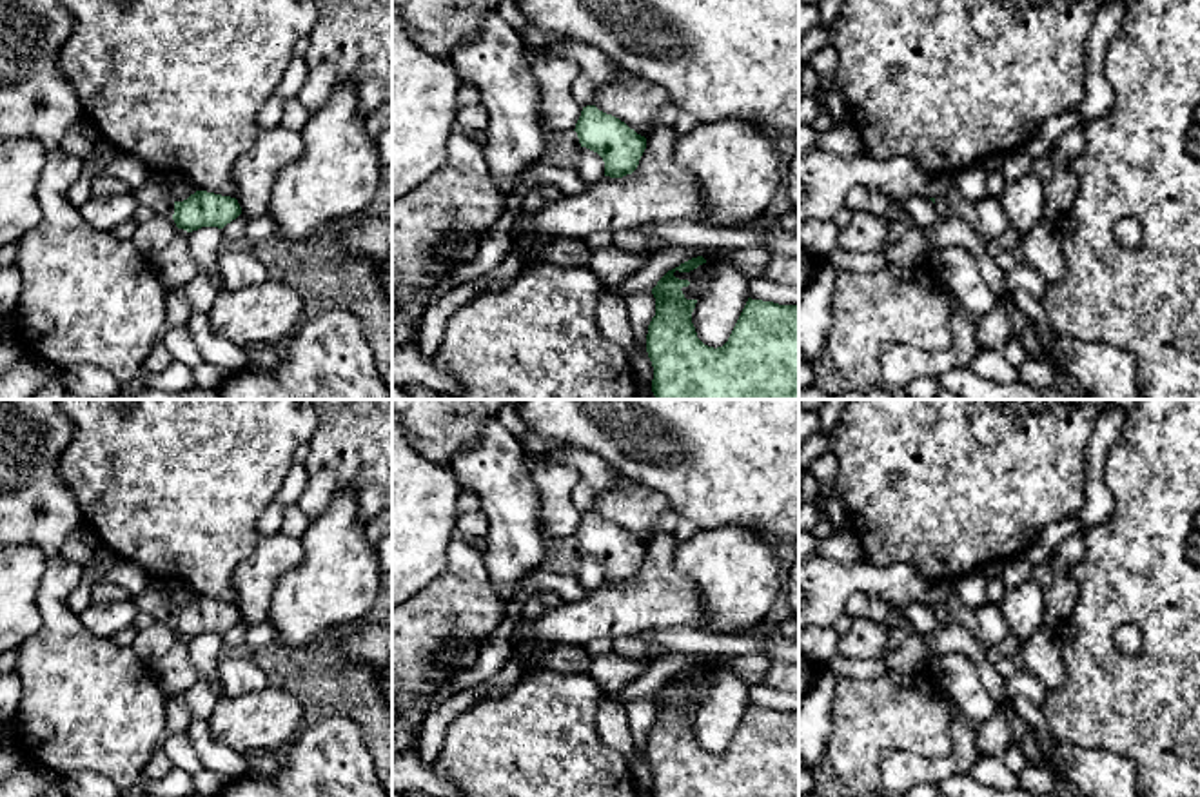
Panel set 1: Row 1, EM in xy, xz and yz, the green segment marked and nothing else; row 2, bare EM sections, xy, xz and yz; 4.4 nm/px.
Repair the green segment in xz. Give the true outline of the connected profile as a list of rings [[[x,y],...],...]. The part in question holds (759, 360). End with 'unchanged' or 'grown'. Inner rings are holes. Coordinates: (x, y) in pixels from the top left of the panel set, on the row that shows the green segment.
[[[692,258],[668,271],[652,289],[655,316],[648,325],[646,352],[654,367],[655,399],[799,399],[799,305],[748,298],[728,341],[723,347],[704,345],[692,323],[697,300],[686,300],[688,280],[674,276],[706,263]]]; unchanged

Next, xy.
[[[196,191],[187,200],[174,202],[172,220],[178,229],[192,232],[202,227],[223,229],[240,214],[241,207],[236,198]]]; unchanged

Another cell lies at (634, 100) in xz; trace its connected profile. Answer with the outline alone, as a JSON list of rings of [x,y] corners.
[[[632,71],[623,82],[612,78],[597,91],[592,105],[625,122],[641,136],[654,131],[654,120],[663,105],[670,102],[664,87],[652,84]]]

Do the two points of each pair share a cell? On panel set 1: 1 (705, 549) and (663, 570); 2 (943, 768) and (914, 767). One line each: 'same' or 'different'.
1: different
2: same

